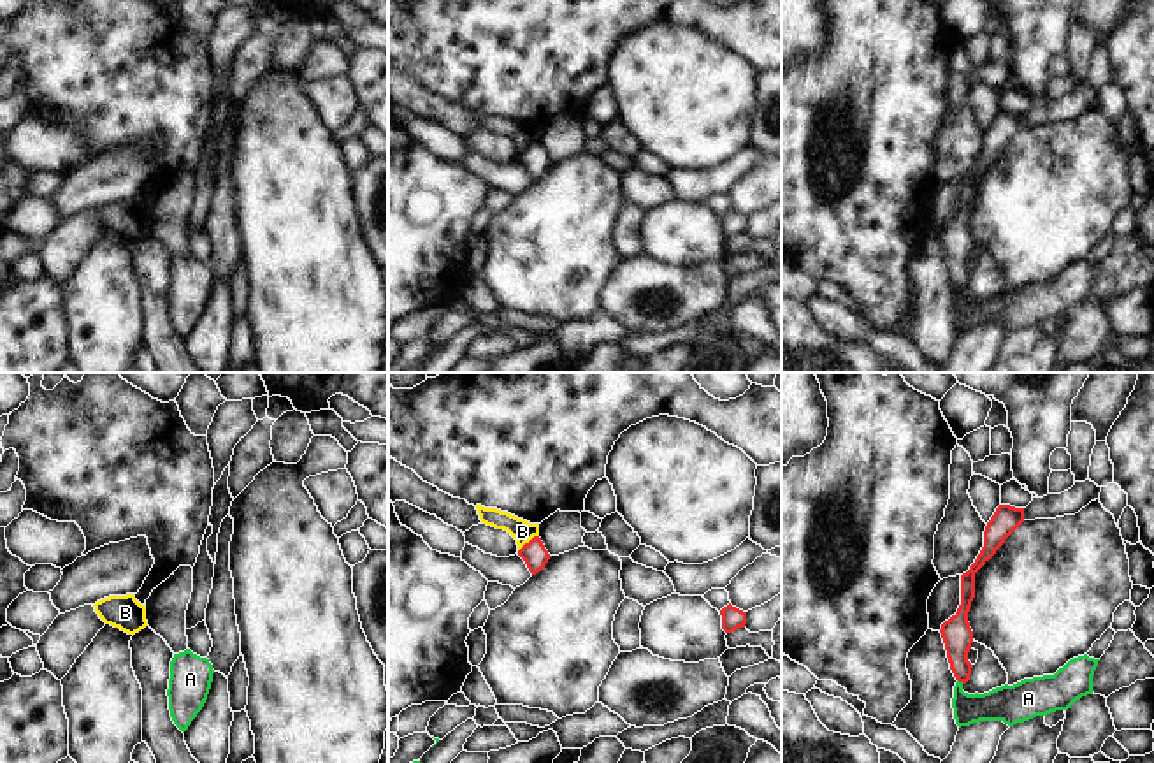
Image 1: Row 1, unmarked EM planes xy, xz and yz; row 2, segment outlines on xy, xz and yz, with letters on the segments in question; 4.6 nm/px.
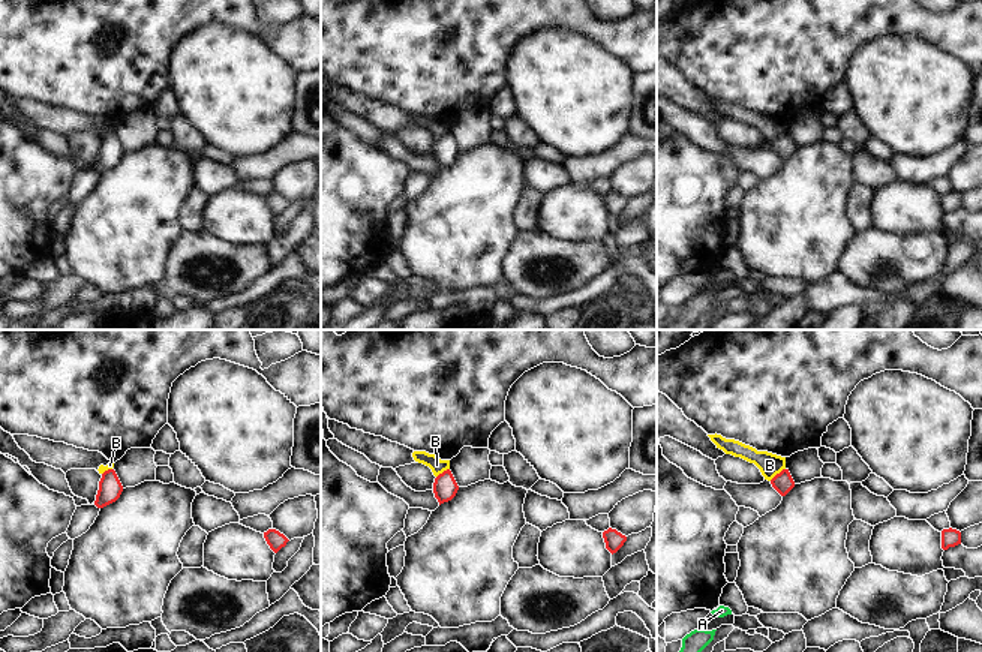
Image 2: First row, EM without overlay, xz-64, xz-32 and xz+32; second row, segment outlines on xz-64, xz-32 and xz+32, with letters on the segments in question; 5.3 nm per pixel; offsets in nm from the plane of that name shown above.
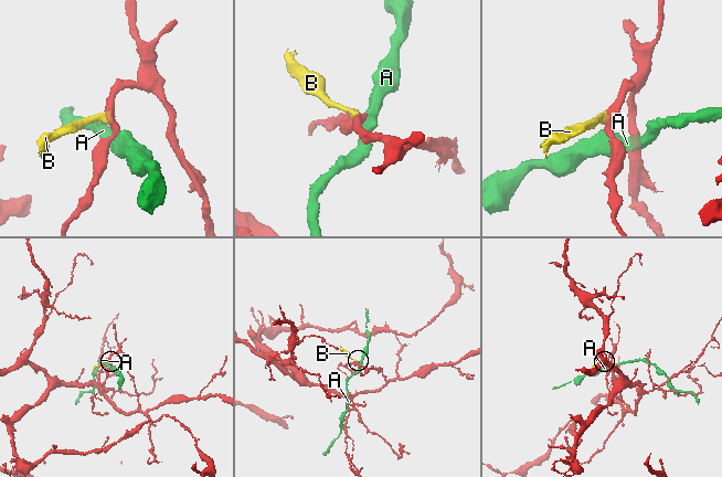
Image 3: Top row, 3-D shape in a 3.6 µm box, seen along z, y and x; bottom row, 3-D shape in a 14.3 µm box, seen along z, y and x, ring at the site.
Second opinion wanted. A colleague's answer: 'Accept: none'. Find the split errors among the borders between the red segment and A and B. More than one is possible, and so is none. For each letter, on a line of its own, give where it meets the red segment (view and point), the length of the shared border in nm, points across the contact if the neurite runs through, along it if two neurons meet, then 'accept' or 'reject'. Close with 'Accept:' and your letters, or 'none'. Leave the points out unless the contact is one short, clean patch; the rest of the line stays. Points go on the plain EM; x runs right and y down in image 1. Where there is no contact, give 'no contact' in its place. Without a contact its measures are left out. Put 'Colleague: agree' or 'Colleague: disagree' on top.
Colleague: agree
A: contact yz (961, 287); length 40 nm; border yz (958, 285), (963, 289); reject
B: contact xz (529, 148); length 120 nm; border xz (538, 141), (519, 157); reject
Accept: none

